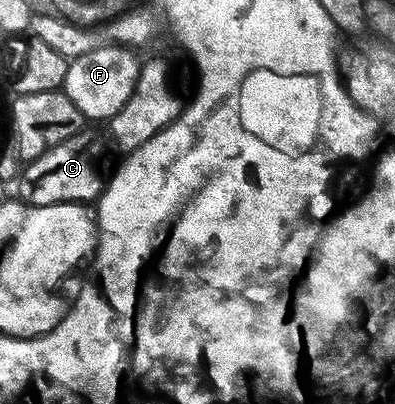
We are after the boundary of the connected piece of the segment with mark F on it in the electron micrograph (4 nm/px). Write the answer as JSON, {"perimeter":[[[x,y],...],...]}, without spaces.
{"perimeter":[[[100,44],[95,49],[68,61],[65,80],[61,88],[67,93],[69,100],[77,104],[84,119],[110,120],[127,103],[137,84],[141,65],[140,59],[135,59],[135,54],[134,49],[125,46]]]}

